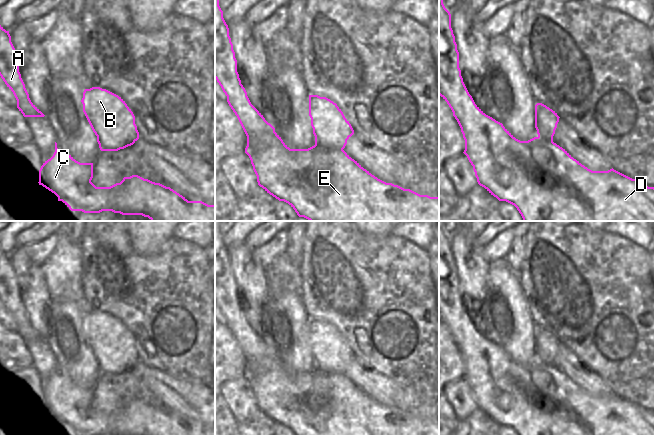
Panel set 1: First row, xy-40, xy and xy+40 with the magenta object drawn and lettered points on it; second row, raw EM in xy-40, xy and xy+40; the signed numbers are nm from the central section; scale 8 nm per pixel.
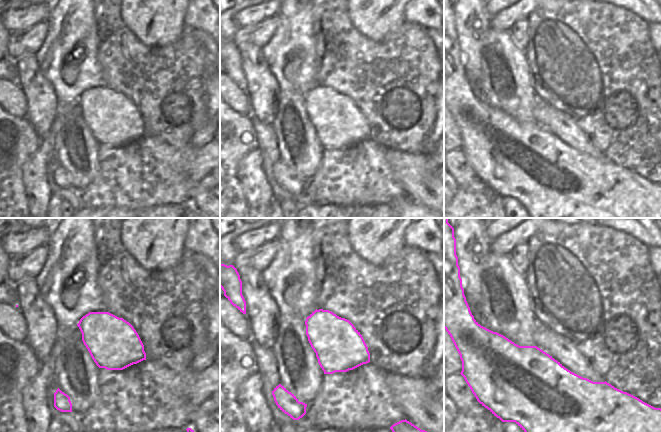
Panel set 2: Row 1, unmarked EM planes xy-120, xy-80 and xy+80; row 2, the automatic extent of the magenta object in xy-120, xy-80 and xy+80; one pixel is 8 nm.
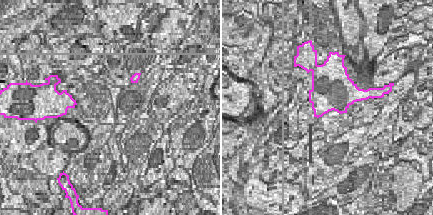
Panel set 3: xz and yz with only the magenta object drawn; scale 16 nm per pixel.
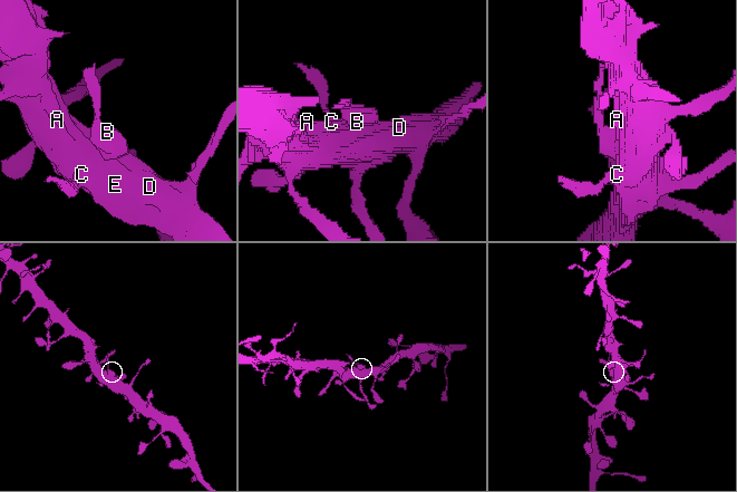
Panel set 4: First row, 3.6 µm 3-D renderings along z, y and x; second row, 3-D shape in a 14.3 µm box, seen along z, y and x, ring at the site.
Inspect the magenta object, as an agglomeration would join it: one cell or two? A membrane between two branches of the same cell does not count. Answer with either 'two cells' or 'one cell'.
two cells

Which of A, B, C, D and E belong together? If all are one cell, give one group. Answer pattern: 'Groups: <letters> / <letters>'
Groups: A C D E / B.

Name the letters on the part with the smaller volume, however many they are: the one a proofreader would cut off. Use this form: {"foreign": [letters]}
{"foreign": ["B"]}

